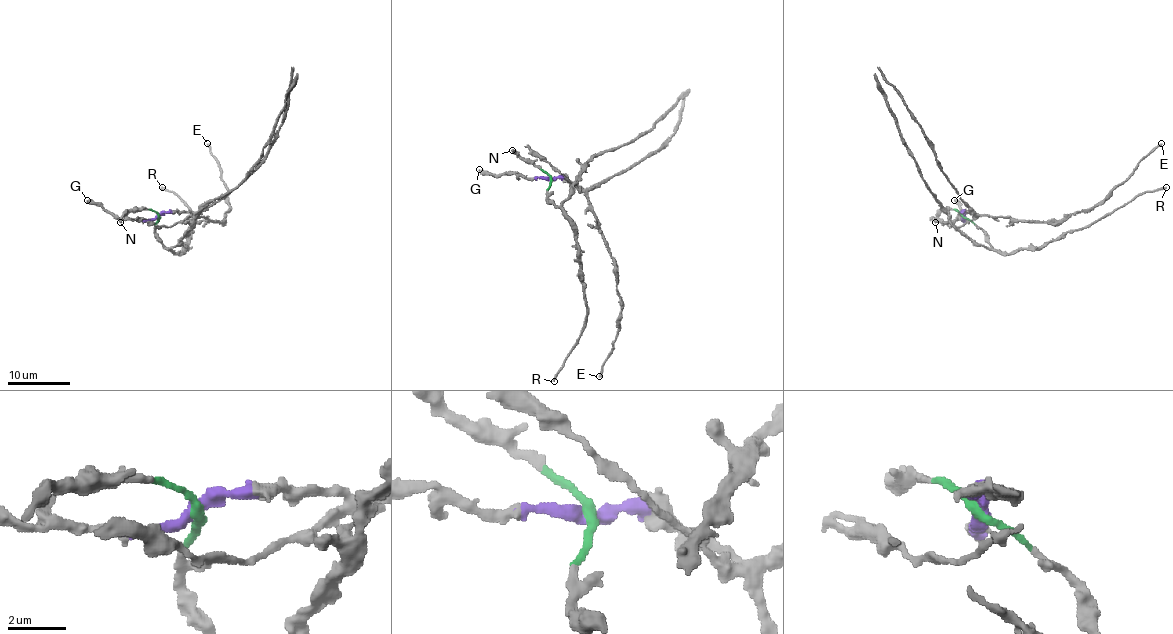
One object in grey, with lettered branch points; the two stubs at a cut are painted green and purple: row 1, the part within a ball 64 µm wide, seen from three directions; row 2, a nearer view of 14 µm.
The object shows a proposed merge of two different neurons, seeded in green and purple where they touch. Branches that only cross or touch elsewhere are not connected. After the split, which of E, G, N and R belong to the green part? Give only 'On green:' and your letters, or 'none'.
On green: N, R

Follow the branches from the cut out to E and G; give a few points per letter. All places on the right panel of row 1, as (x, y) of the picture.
E: (963, 216), (963, 213), (1024, 221), (1068, 219), (1073, 214), (1091, 210), (1162, 144)
G: (963, 216), (963, 219), (958, 219), (960, 206), (954, 200)

